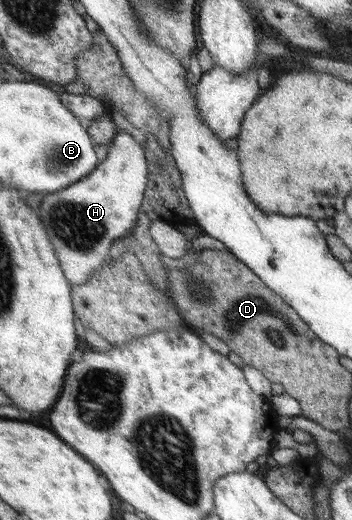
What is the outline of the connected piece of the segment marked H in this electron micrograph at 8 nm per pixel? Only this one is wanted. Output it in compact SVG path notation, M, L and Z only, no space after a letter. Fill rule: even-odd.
M128 132L115 134L108 156L96 170L67 189L46 195L40 205L40 221L54 245L64 275L73 286L84 285L108 259L112 243L128 235L143 207L150 165L146 152Z

